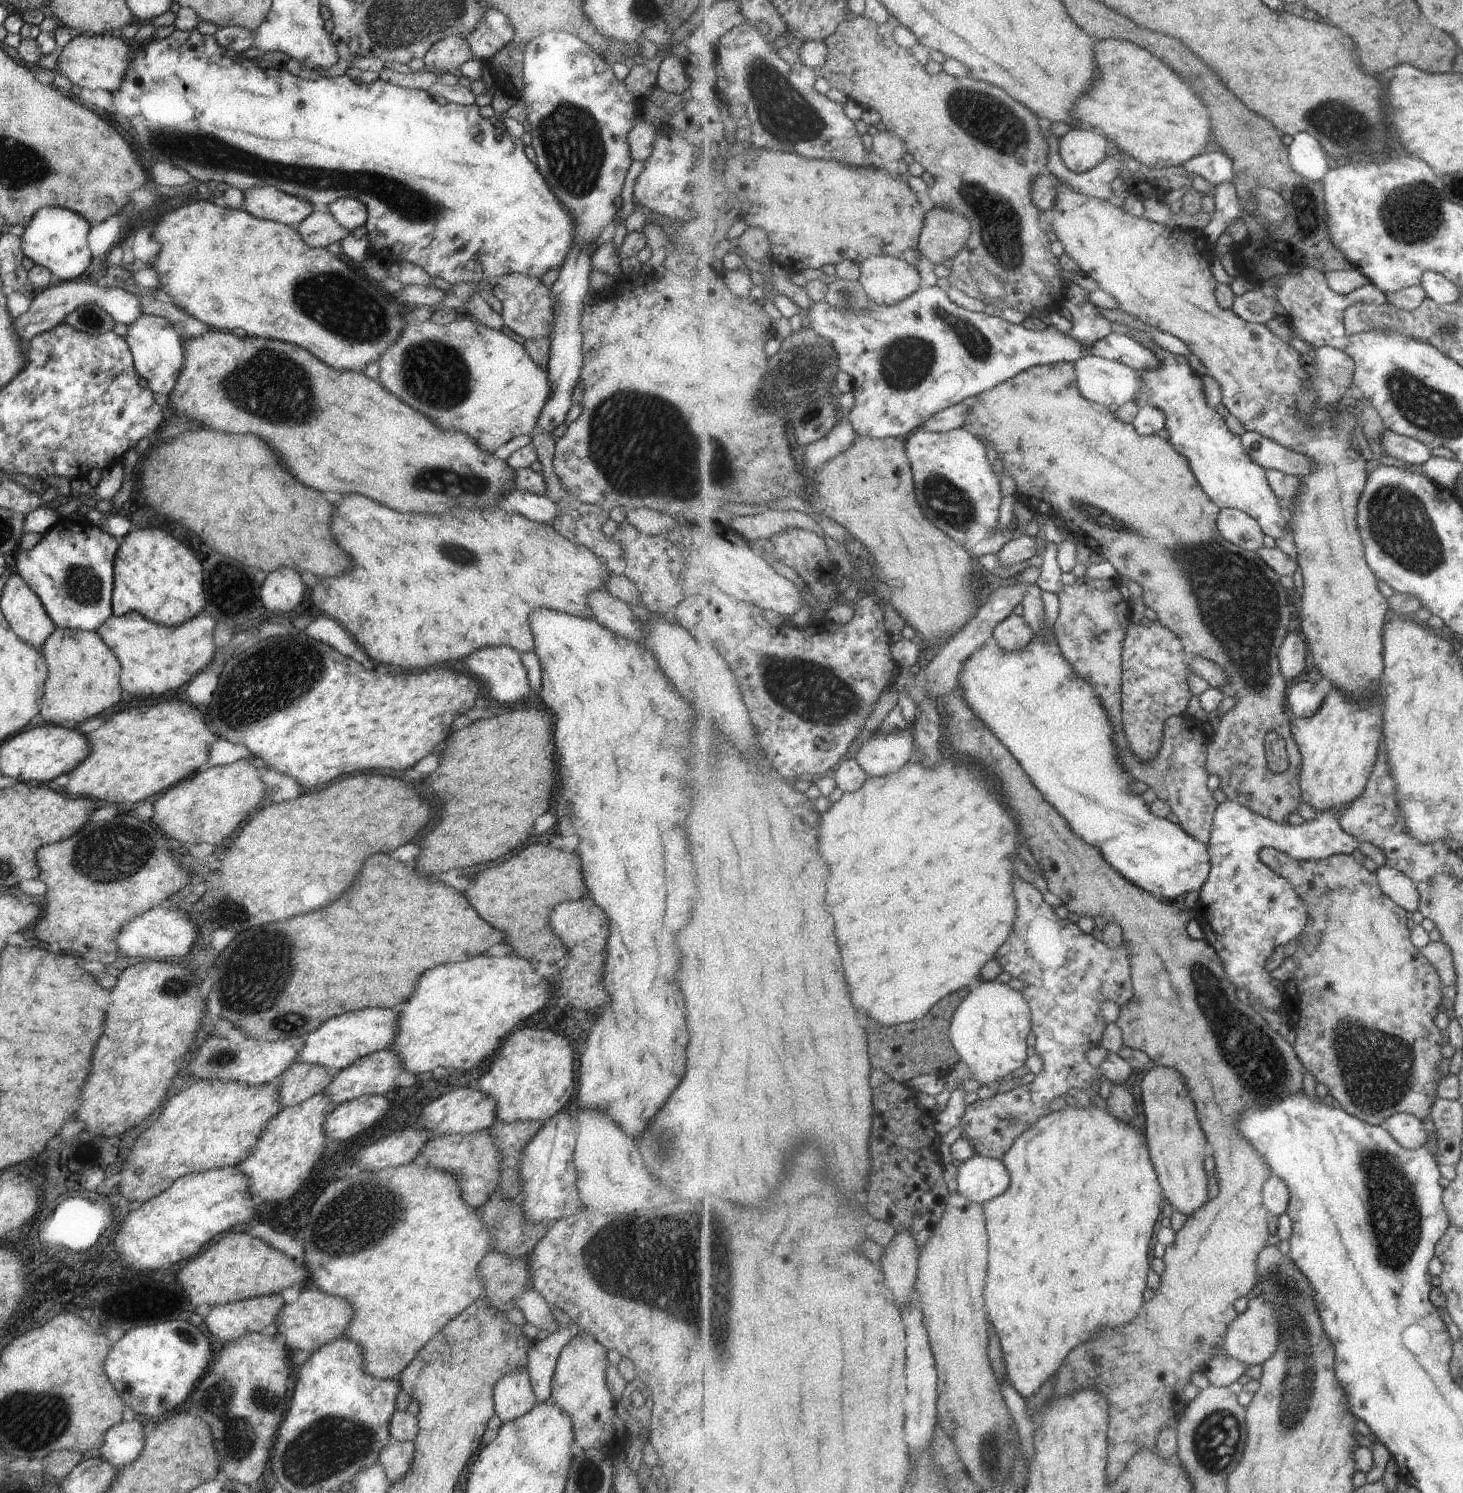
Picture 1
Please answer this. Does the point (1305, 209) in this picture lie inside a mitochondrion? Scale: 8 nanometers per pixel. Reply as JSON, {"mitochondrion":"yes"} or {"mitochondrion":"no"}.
{"mitochondrion":"yes"}

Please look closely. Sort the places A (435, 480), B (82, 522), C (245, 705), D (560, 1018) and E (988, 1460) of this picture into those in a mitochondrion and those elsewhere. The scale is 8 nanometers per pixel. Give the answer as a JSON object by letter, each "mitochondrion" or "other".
{"A":"mitochondrion","B":"other","C":"mitochondrion","D":"other","E":"mitochondrion"}

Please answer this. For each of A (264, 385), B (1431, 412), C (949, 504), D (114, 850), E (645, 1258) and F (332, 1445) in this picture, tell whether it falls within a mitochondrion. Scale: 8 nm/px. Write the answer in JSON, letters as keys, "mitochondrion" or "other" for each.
{"A":"mitochondrion","B":"mitochondrion","C":"mitochondrion","D":"mitochondrion","E":"mitochondrion","F":"mitochondrion"}

